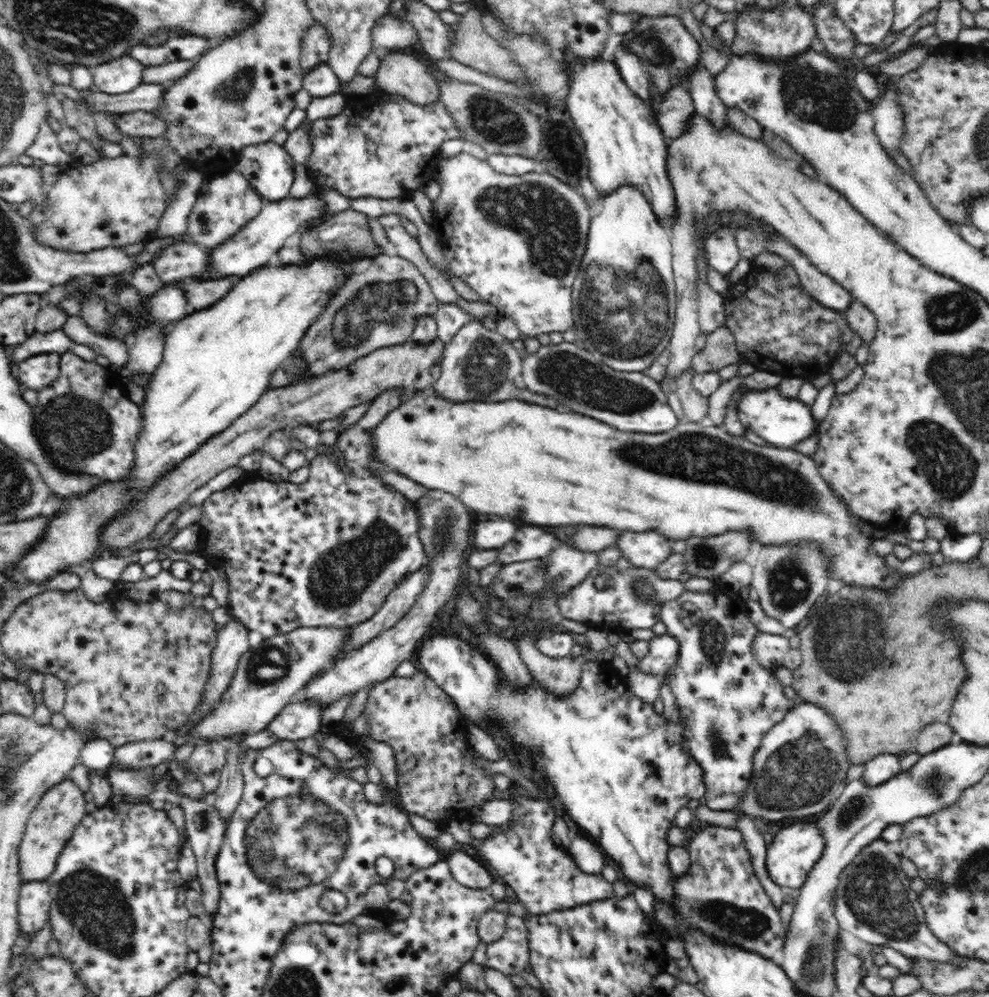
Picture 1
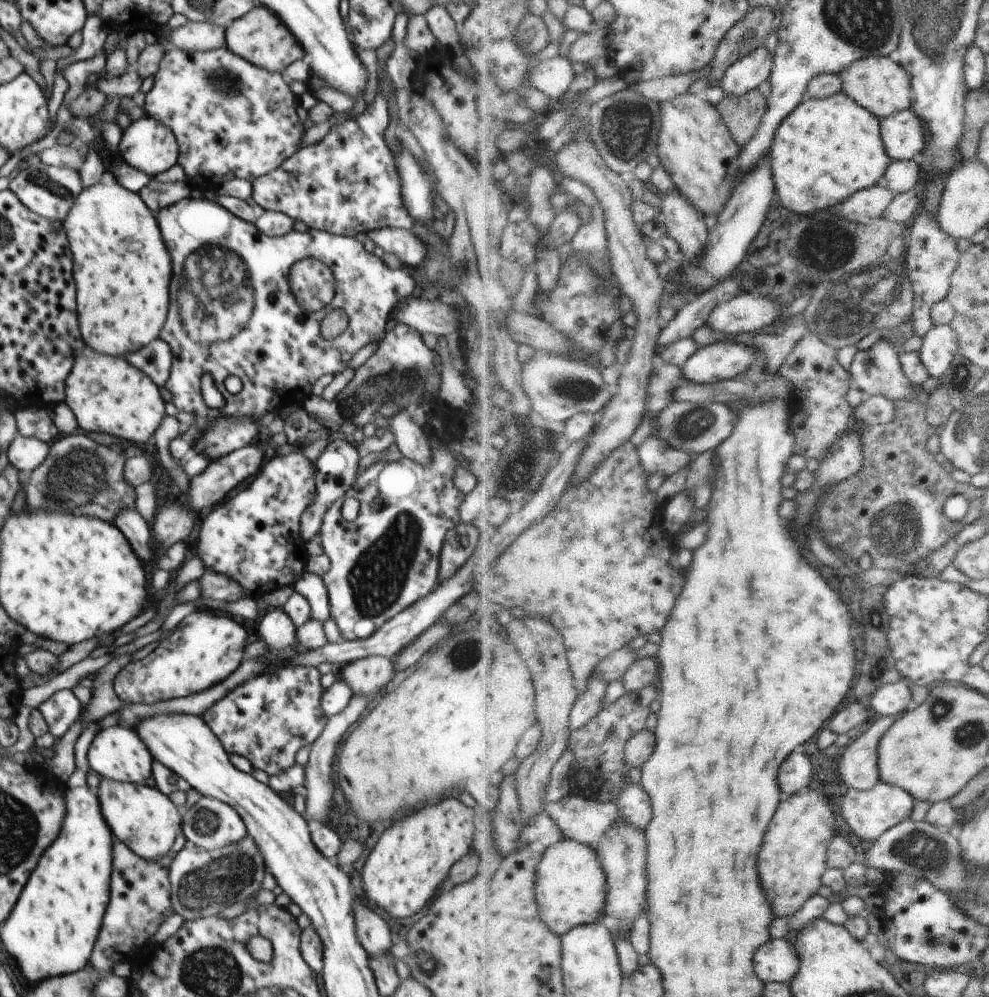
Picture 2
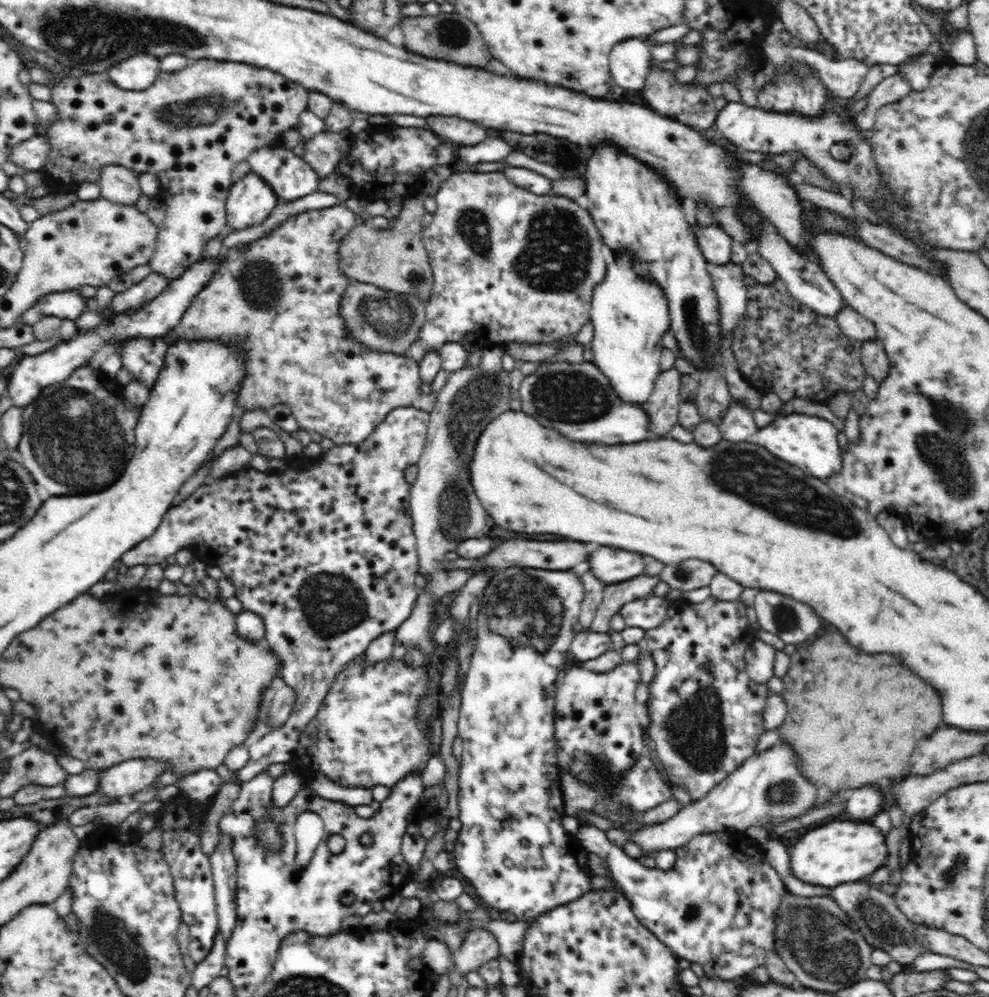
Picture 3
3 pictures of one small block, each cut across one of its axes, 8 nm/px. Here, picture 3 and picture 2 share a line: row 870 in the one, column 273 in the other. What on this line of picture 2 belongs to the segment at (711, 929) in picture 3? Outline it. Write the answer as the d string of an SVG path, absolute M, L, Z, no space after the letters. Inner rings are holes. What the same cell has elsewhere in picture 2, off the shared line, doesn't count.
M268 608L259 617L258 635L266 642L268 653L263 658L270 664L260 676L236 686L224 698L208 708L201 718L208 724L226 753L238 754L250 762L253 769L268 774L280 774L296 762L296 752L312 744L324 731L328 717L320 708L325 690L316 667L286 664L296 650L296 626L279 608Z

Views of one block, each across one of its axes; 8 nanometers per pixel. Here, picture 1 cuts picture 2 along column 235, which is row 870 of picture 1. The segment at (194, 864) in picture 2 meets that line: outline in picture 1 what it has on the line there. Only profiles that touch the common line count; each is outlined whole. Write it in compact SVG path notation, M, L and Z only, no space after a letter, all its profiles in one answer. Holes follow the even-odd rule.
M874 840L866 849L853 860L852 864L846 866L841 873L837 892L834 894L834 917L842 930L848 930L860 938L861 941L870 945L888 945L908 959L922 958L923 960L936 960L940 962L953 963L960 956L952 951L948 945L938 941L934 933L928 928L925 921L925 912L919 903L919 895L911 891L909 877L902 869L902 857L888 846L886 840Z

